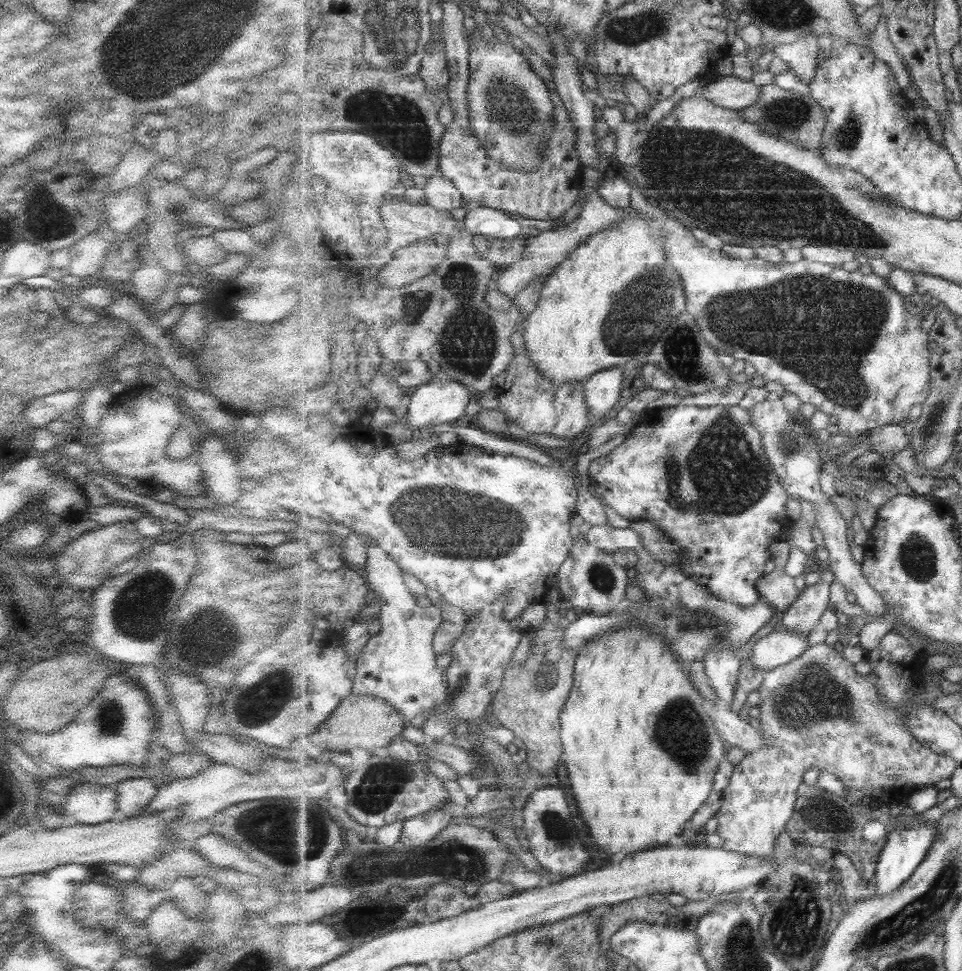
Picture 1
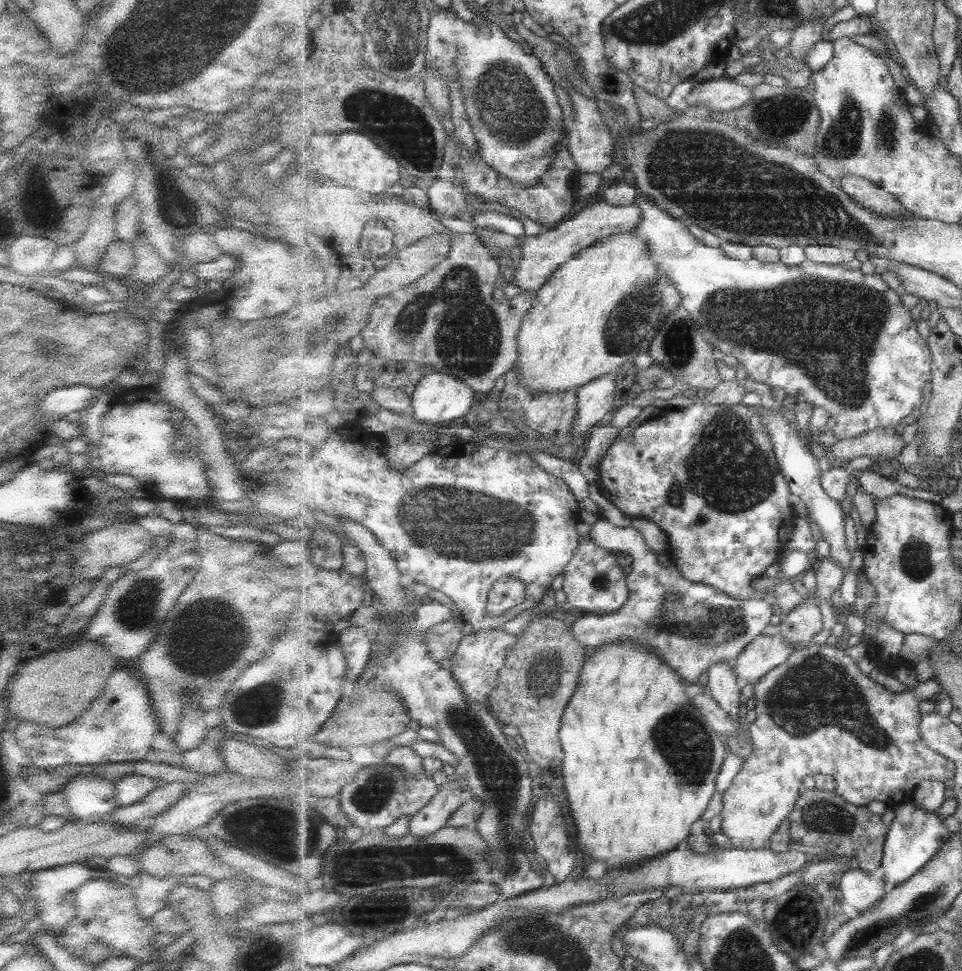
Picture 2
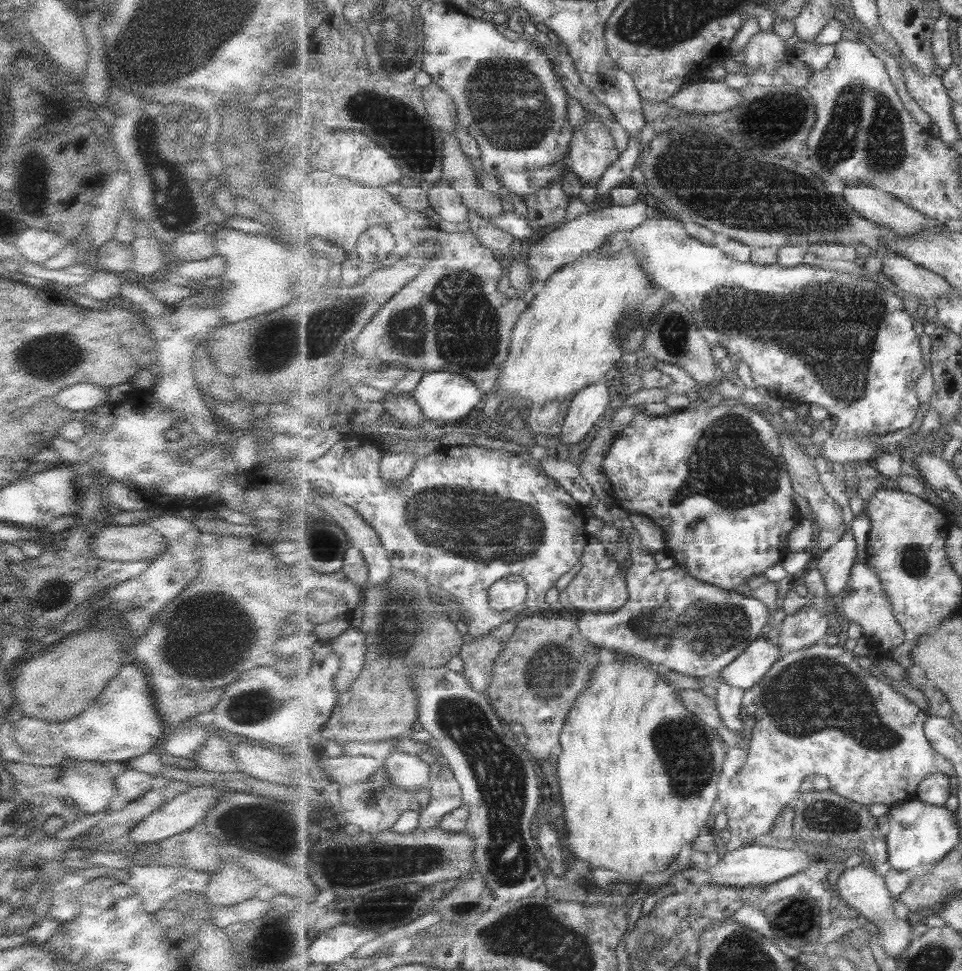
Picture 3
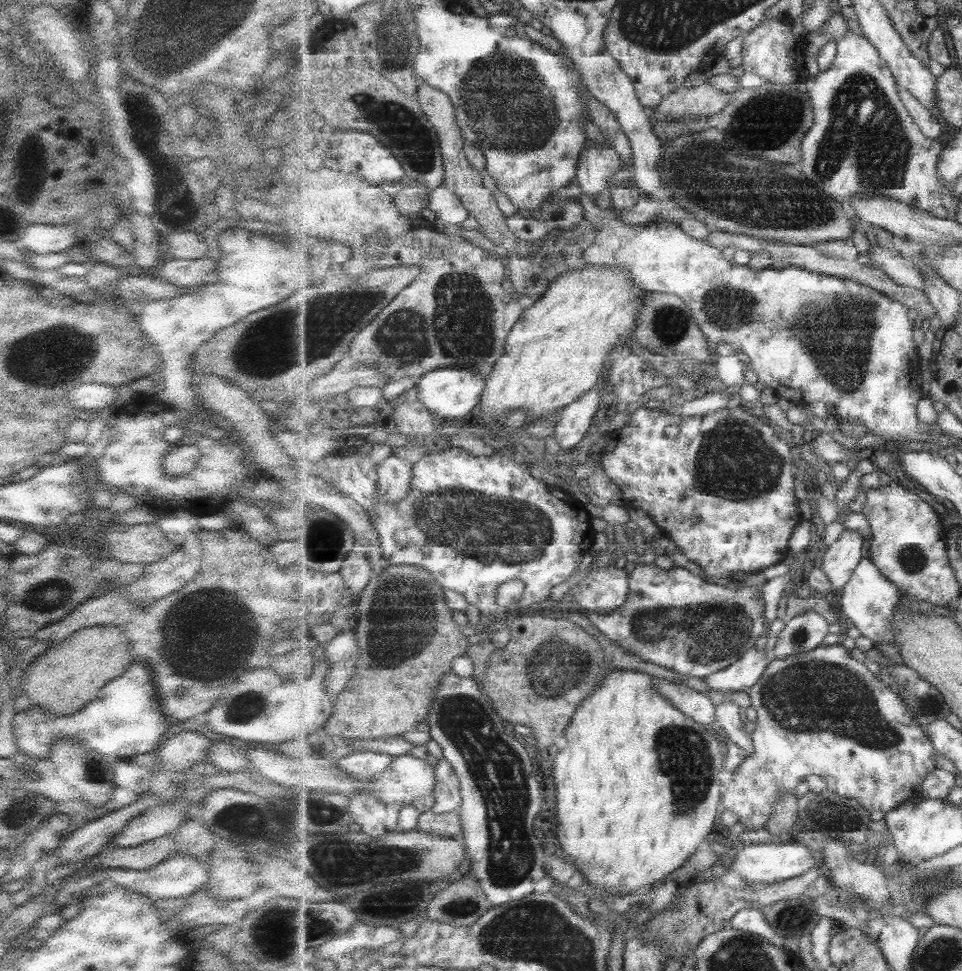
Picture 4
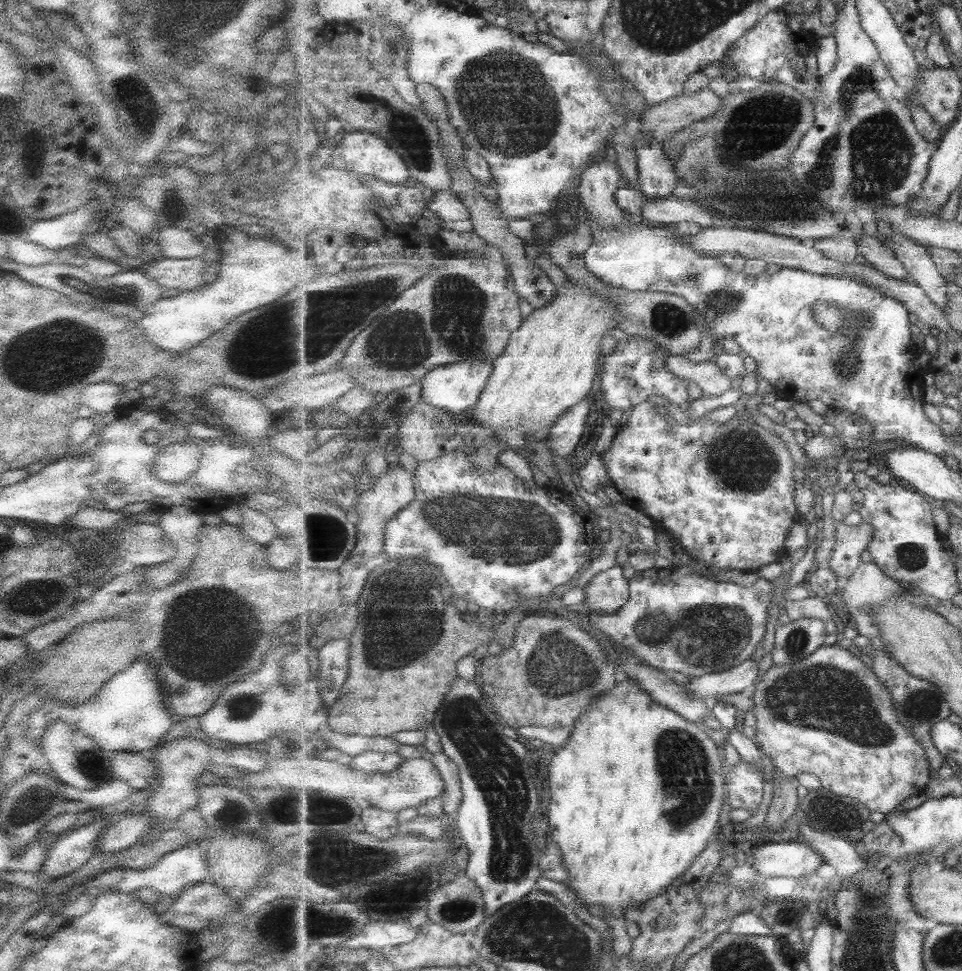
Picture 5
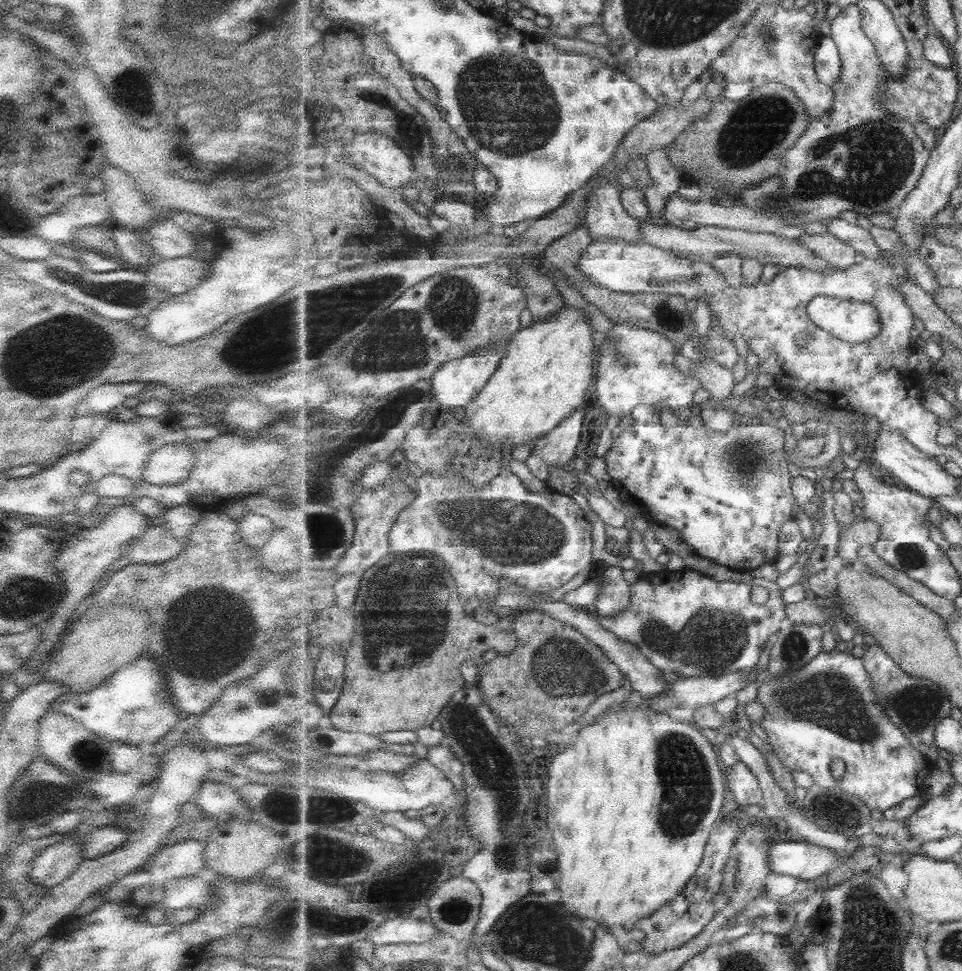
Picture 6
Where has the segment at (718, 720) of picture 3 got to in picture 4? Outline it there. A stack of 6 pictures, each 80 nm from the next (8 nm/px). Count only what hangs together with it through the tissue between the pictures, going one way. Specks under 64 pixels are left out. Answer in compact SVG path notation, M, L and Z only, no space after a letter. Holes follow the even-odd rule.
M654 678L658 691L662 692L662 695L670 700L671 704L675 704L681 712L705 726L716 721L715 702L709 698L707 692L697 692L689 686L676 684L671 680L665 680L665 678Z

